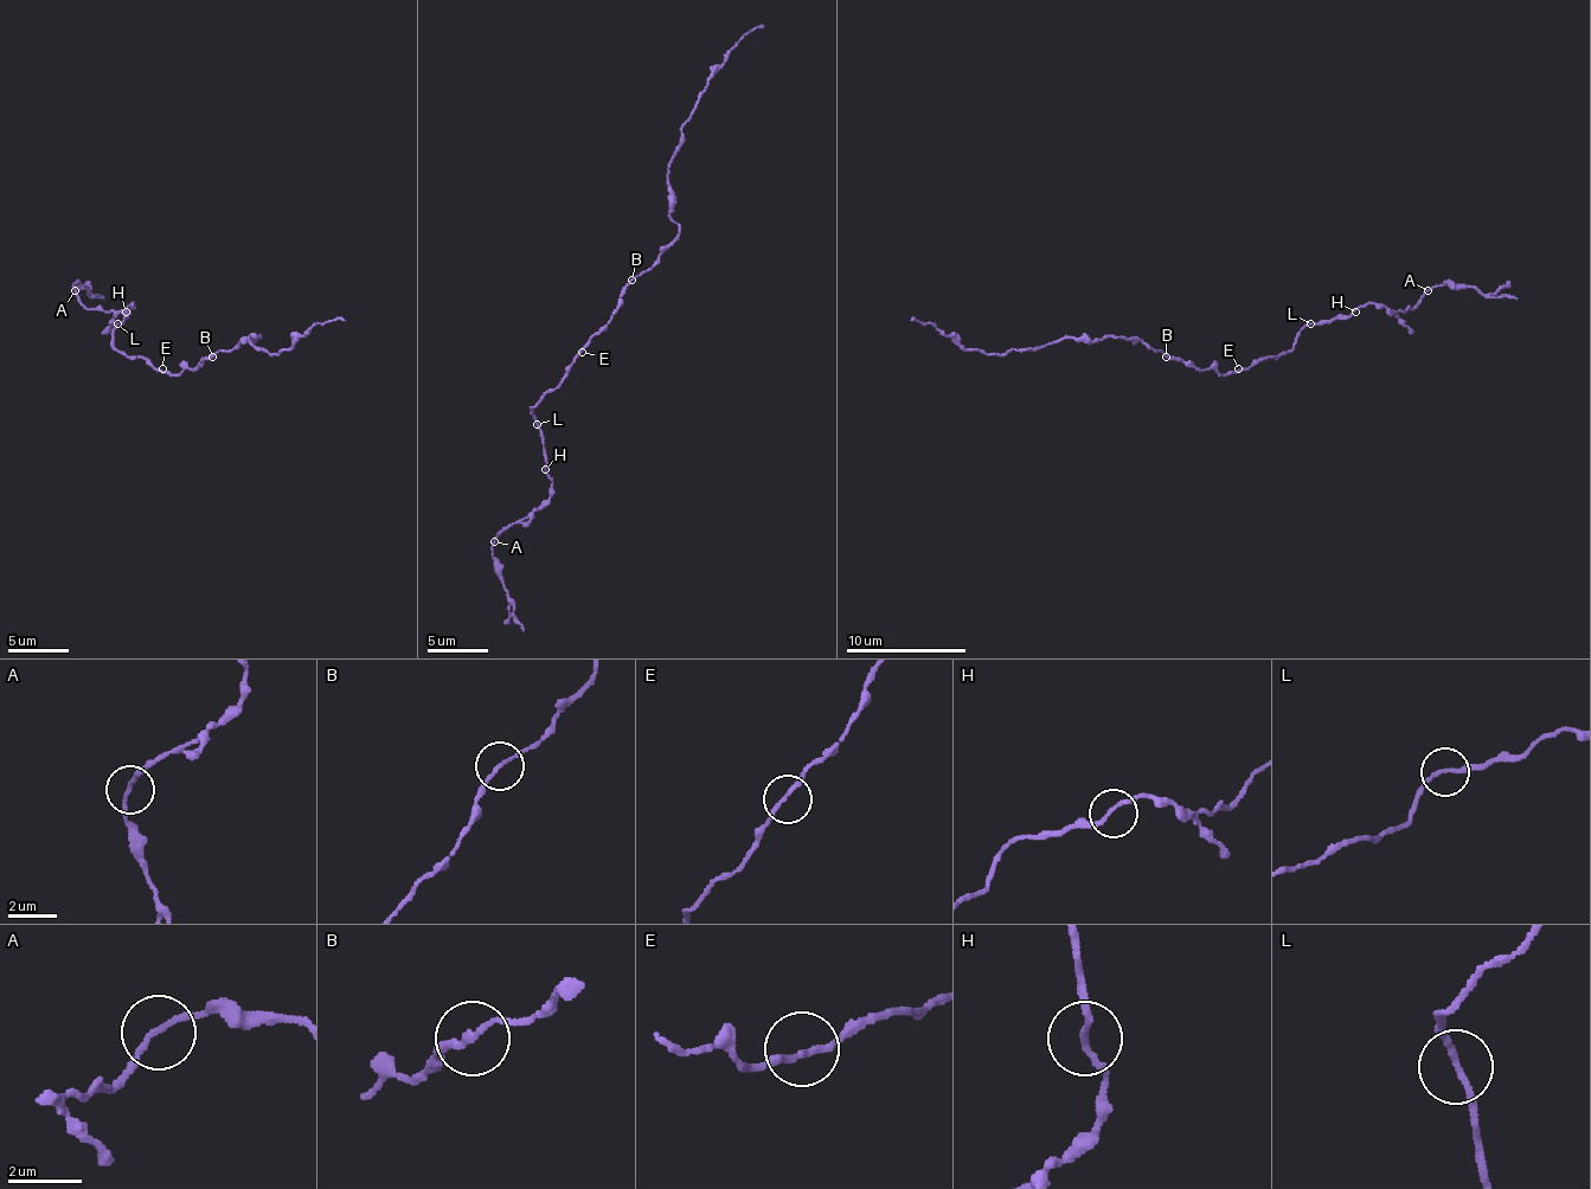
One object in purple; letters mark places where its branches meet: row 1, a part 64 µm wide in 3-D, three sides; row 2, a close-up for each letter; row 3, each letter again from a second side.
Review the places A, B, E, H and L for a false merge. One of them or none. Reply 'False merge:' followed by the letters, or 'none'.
False merge: B

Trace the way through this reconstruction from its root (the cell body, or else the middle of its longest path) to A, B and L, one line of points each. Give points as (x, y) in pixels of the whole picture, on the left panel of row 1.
A: (178, 374), (126, 357), (114, 345), (114, 329), (133, 303), (117, 312), (87, 309), (75, 290)
B: (178, 374), (213, 357)
L: (178, 374), (159, 372), (141, 357), (126, 357), (114, 345), (117, 323)

